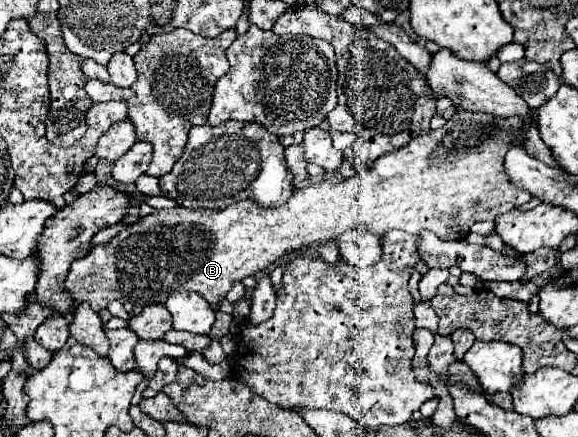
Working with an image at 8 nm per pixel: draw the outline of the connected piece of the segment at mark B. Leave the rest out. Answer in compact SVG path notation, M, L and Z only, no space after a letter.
M457 111L441 129L429 131L421 137L415 137L409 145L379 157L371 171L365 175L353 175L351 179L341 179L337 183L313 183L305 189L293 193L293 197L273 209L257 207L253 201L245 199L229 205L227 209L161 209L147 217L141 217L137 223L129 225L107 245L95 245L91 251L73 261L65 279L65 291L69 291L75 303L89 301L99 313L113 299L133 301L139 307L165 303L175 289L199 293L211 309L219 307L219 301L227 297L229 289L241 279L267 271L269 265L283 255L293 251L307 251L313 243L335 241L341 233L349 229L365 229L383 237L389 229L403 229L411 235L421 231L433 231L437 237L447 241L459 241L469 235L469 227L477 221L489 221L497 215L525 205L533 199L529 191L523 191L511 183L505 173L503 159L509 147L515 143L523 145L519 139L521 127L525 129L521 117L493 117L473 111Z

